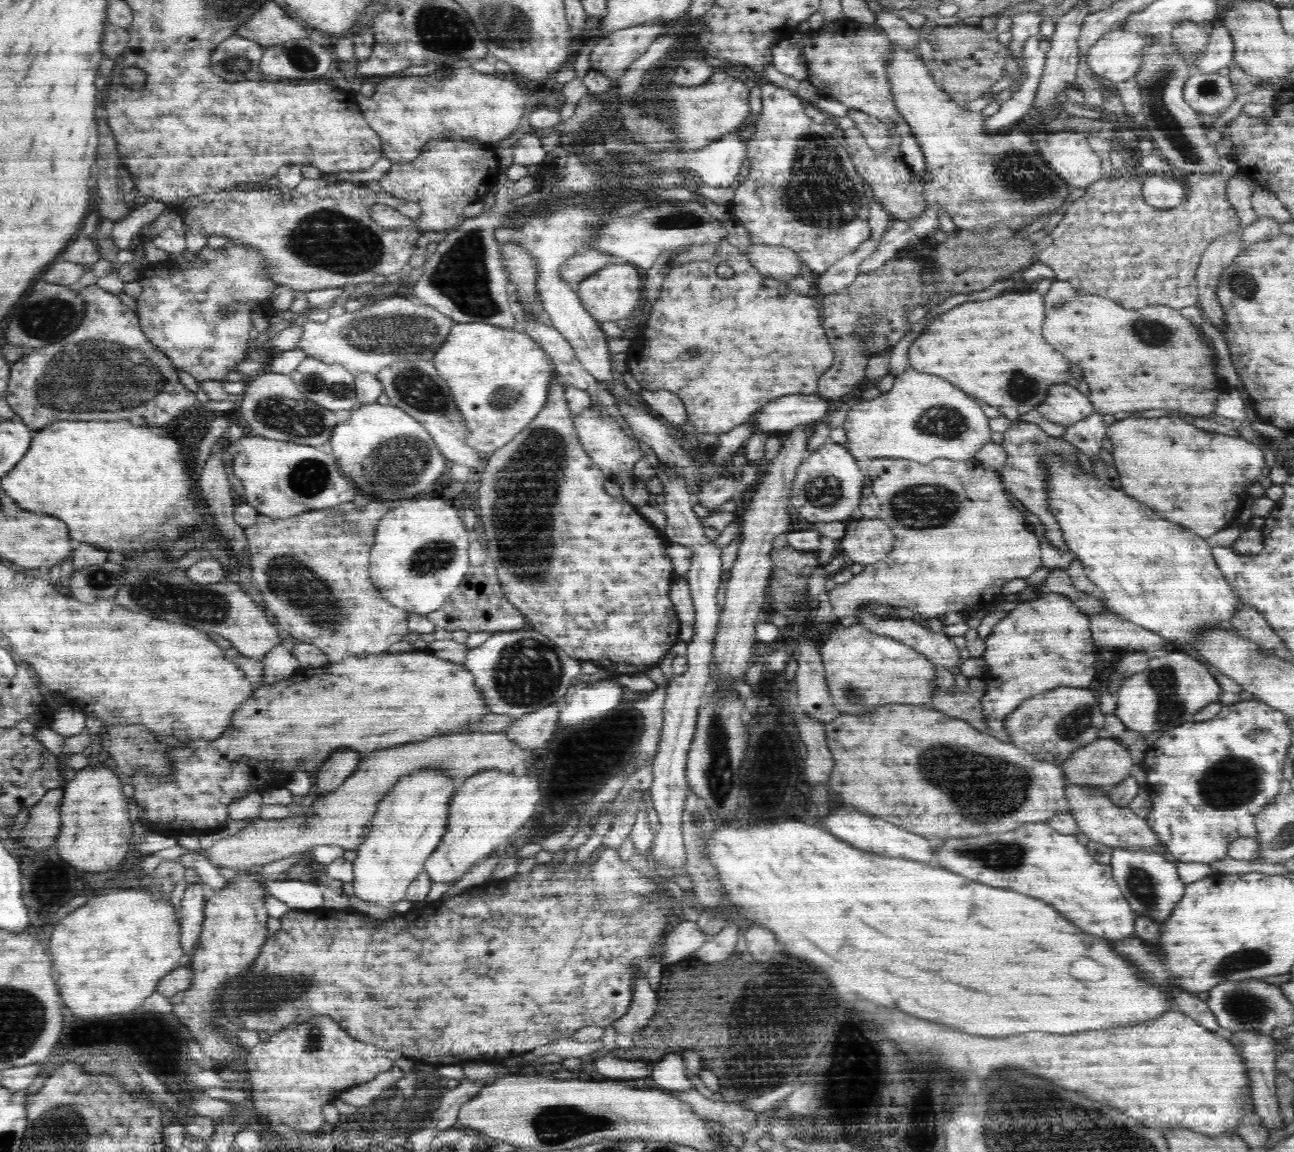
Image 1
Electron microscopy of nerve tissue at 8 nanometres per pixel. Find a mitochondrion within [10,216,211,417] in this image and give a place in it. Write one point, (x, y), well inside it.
(51, 316)

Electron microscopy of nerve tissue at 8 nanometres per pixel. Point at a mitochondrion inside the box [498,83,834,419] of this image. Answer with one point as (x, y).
(664, 221)

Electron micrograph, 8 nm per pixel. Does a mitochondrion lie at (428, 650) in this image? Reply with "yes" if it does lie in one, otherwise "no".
no

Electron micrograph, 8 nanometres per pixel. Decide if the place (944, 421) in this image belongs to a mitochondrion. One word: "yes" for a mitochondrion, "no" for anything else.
yes

